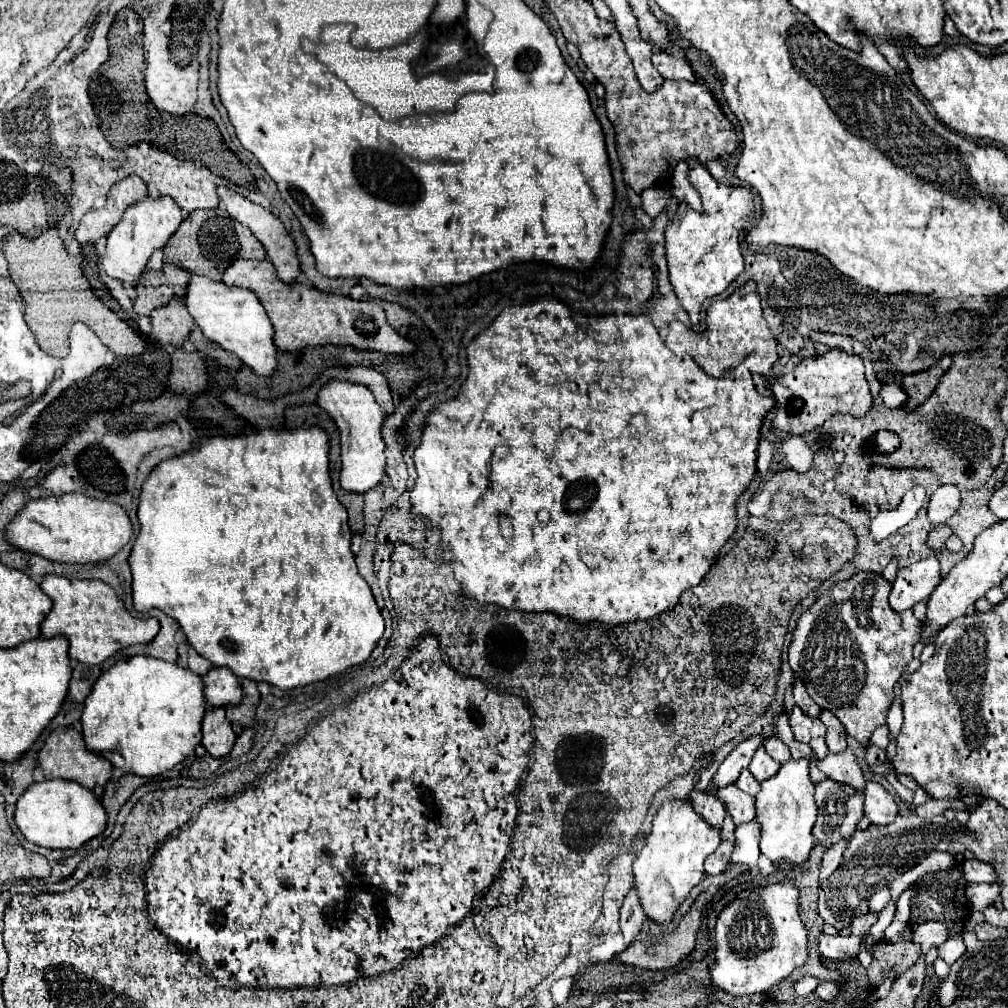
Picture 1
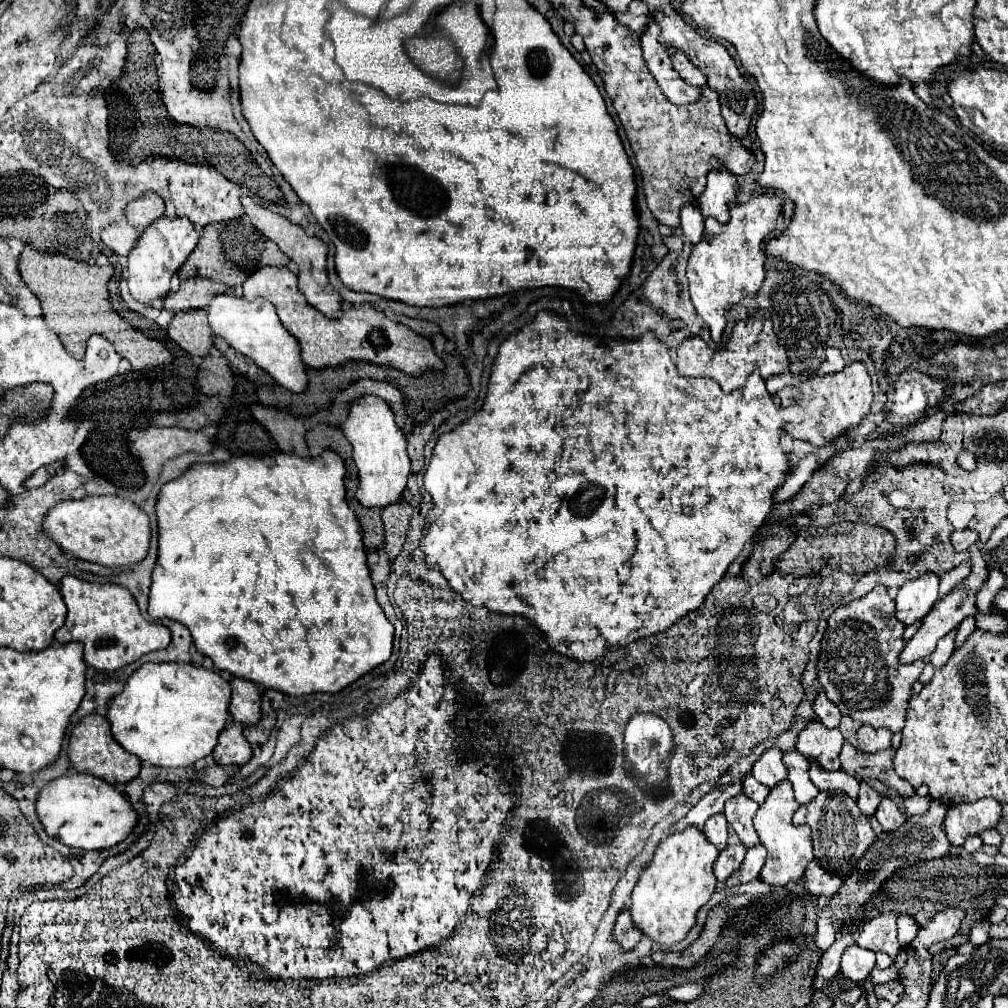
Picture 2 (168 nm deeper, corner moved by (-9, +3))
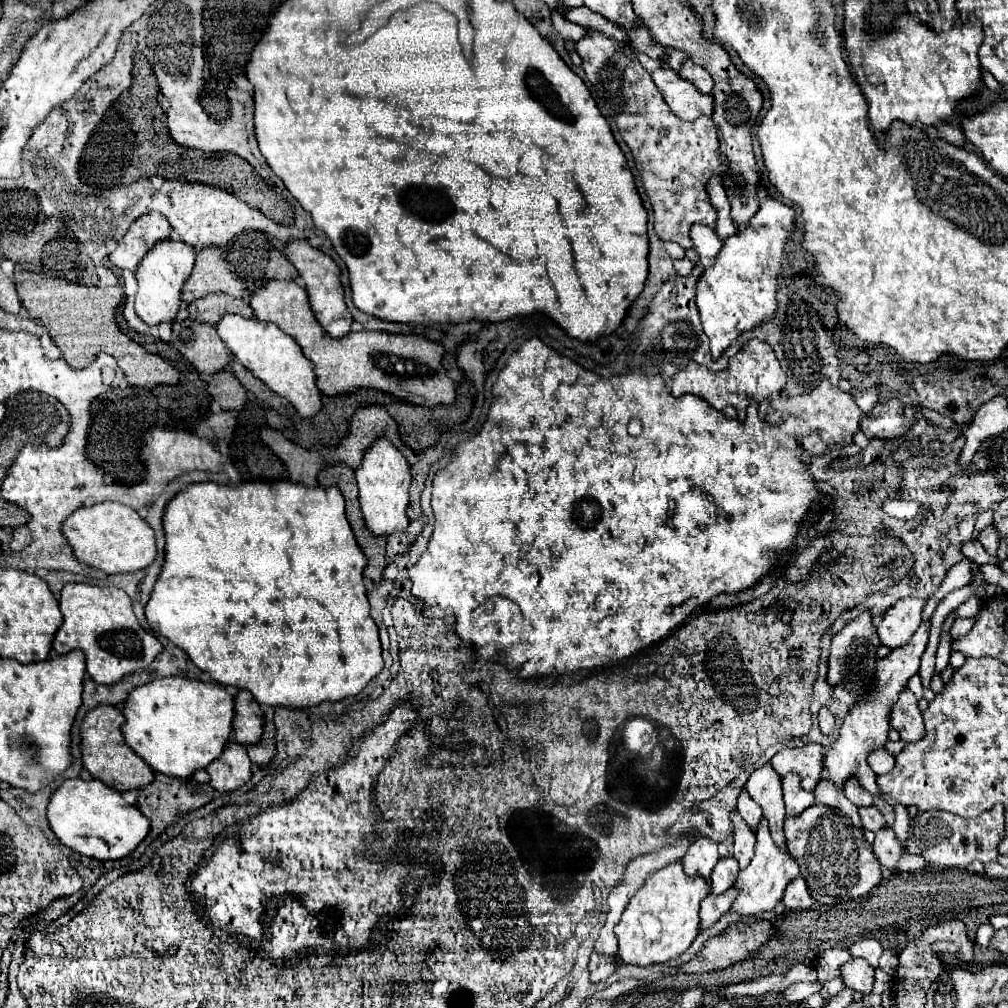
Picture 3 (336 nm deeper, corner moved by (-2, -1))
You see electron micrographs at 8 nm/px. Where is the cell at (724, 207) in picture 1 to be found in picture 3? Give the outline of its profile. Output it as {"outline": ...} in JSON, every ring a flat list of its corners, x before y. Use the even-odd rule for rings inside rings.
{"outline":[[768,197,750,221,752,225,724,241,716,263,706,267,704,275,700,277,696,305,704,333,710,339,714,361,738,339,740,333,750,331,774,317,778,309,776,291,784,261,784,245,792,233,794,217,796,211,790,203]]}

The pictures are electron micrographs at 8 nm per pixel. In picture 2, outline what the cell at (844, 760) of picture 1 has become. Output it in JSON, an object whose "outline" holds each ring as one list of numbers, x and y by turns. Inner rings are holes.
{"outline":[[861,781,861,789,859,789,859,797,857,797,857,803,859,803,859,809,867,815,873,815,877,805,879,805,881,797,879,793,867,783,867,781]]}

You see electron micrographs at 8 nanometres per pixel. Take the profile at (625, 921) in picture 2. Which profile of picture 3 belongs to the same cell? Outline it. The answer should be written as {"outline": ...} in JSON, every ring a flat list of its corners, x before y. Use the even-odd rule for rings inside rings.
{"outline":[[592,953,588,969,590,969,590,981,592,983,604,983,616,969,618,957,600,957,598,953]]}

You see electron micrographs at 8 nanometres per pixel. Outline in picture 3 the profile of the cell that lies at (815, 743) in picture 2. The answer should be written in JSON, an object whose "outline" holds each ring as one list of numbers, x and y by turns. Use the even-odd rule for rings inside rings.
{"outline":[[804,745,800,749,782,749,770,759,770,763,780,777,798,773,800,787,812,791,822,777,822,747]]}

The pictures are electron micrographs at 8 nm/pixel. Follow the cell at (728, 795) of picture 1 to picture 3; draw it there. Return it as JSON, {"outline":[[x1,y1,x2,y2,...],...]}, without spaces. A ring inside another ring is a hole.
{"outline":[[734,811,732,821,734,821,734,859,738,861,740,869,746,869,754,857,756,837,748,829,748,825,744,825,744,821,740,821,740,813]]}

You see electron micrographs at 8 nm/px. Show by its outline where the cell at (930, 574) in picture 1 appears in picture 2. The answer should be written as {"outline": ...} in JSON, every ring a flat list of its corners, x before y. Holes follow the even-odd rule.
{"outline":[[923,573,917,579,905,581,897,593,897,619,905,625,911,625,923,619,929,609,939,599,939,575,937,573]]}

